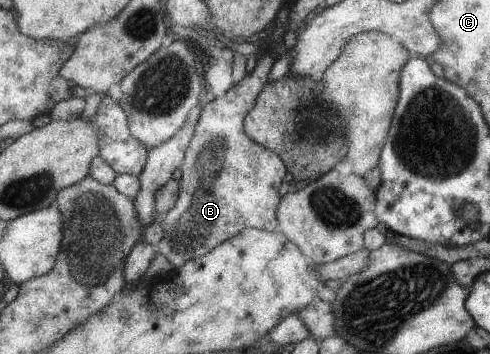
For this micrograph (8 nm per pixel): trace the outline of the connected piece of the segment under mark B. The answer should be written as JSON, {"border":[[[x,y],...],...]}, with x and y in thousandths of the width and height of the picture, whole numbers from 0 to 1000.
{"border":[[[547,127],[522,161],[514,201],[500,203],[482,240],[476,240],[449,274],[420,291],[406,319],[402,350],[396,356],[392,387],[376,429],[369,466],[369,500],[363,506],[363,545],[355,579],[324,619],[333,667],[316,692],[320,712],[345,737],[351,757],[365,757],[384,734],[410,723],[437,703],[459,675],[471,672],[498,644],[522,644],[553,653],[563,647],[561,590],[567,573],[567,528],[580,500],[580,466],[569,438],[535,415],[494,364],[494,331],[502,331],[506,311],[520,288],[531,249],[545,229],[545,212],[555,184],[551,153],[555,127]]]}

